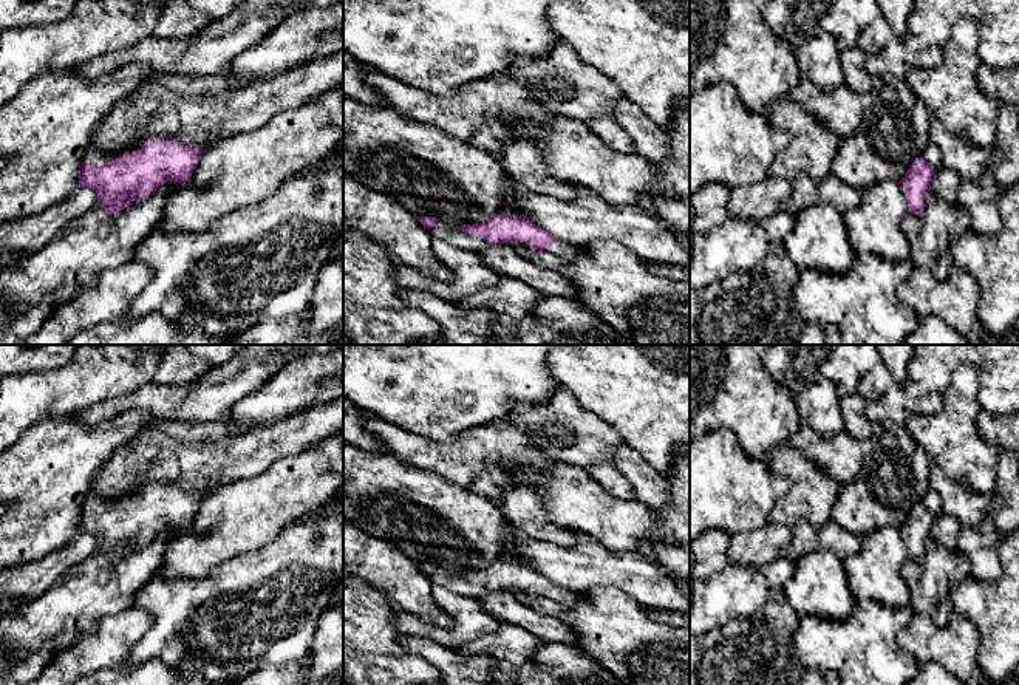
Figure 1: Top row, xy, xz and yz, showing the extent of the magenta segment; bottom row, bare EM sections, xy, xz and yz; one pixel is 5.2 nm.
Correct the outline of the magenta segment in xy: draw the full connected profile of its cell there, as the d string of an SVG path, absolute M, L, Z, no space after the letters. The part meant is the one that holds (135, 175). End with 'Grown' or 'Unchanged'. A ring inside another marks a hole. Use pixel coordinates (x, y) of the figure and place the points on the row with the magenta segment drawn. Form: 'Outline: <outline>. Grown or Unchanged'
Outline: M148 138L128 153L108 155L90 147L80 165L79 187L94 189L99 198L97 207L118 213L130 203L147 198L167 181L186 184L196 169L204 148L187 147L167 138Z. Grown

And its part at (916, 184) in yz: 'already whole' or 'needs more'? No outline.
needs more

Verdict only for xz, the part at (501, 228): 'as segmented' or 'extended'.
extended

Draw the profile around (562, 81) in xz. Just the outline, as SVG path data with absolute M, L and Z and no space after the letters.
M563 40L546 57L512 62L506 74L524 83L554 114L583 122L611 118L617 102L626 99L619 83L584 63Z

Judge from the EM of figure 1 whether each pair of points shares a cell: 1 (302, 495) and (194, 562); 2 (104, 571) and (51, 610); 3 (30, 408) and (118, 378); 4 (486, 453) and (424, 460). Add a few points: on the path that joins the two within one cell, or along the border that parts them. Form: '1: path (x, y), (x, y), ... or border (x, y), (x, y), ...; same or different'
1: path (276, 498), (238, 517), (220, 535); same
2: path (92, 583), (64, 610); same
3: path (51, 393), (65, 391), (88, 378), (96, 378); same
4: path (470, 455), (467, 458), (439, 458); same

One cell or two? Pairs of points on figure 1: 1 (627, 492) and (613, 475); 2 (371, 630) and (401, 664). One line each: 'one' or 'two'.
1: one
2: one

